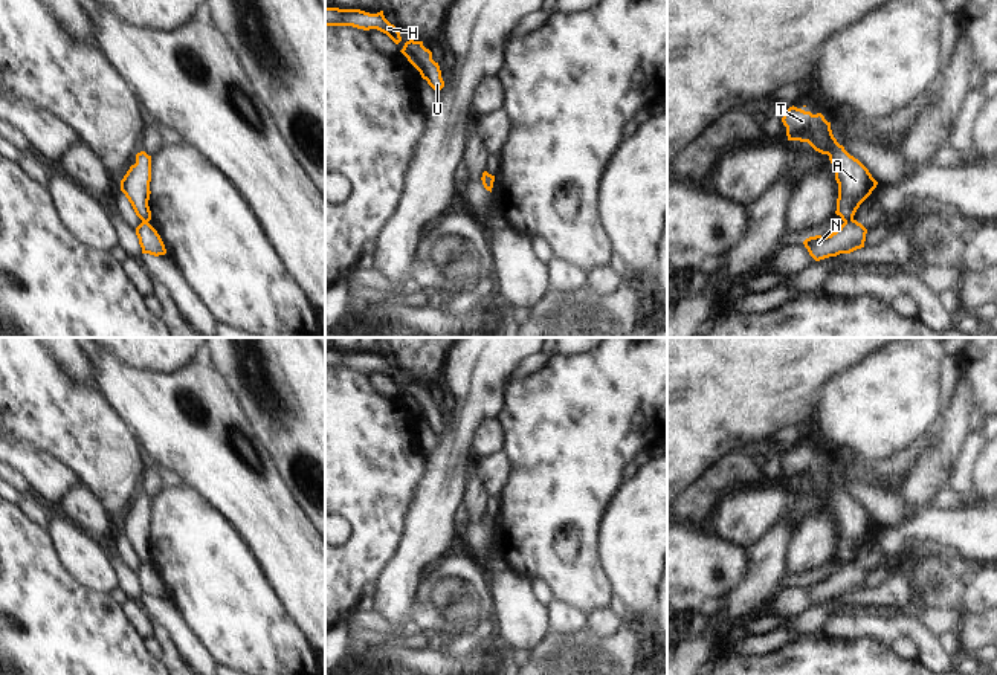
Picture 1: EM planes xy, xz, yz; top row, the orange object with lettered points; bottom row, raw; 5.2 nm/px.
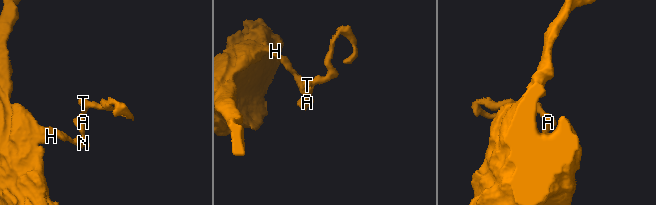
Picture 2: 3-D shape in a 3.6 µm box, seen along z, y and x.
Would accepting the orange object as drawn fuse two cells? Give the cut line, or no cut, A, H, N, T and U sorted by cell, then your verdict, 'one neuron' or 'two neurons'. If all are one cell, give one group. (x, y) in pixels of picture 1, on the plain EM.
yz (852, 561), (845, 564) | A T / H N U | two neurons

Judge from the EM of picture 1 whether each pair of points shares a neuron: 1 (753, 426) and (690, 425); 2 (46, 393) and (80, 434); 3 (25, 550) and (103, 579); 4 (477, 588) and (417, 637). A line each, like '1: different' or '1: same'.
1: same
2: same
3: different
4: different

